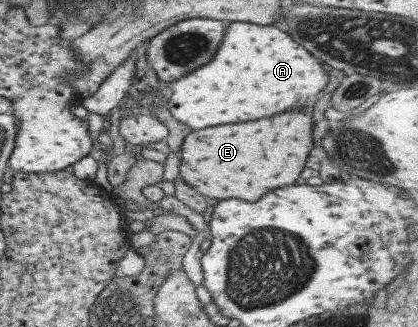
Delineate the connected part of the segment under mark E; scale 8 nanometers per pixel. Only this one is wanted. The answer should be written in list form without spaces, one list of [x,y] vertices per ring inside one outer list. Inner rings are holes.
[[[292,109],[292,111],[272,115],[260,121],[192,130],[183,139],[181,145],[179,177],[198,193],[217,201],[236,198],[255,202],[268,191],[288,185],[298,179],[299,173],[304,169],[309,150],[313,146],[314,137],[310,137],[310,133],[312,133],[312,119],[308,117],[306,109]]]

